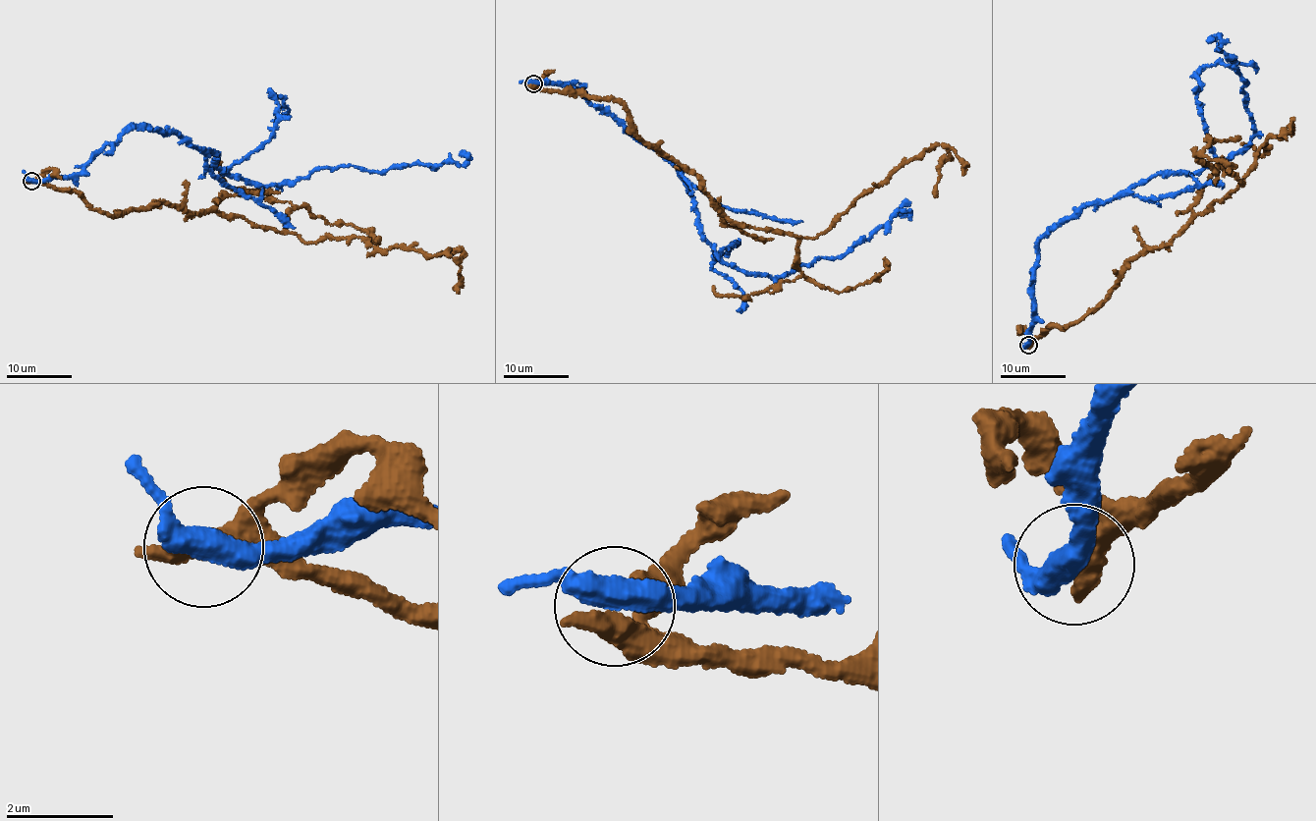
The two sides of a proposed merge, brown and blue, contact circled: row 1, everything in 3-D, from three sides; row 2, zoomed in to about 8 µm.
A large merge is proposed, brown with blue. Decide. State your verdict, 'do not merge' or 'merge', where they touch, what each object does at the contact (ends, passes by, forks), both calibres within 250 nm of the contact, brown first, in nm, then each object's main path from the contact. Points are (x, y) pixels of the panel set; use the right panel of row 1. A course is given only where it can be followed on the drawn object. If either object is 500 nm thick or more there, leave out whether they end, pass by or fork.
do not merge | (1028, 345) | 550/440 nm | brown via (1029, 345), (1054, 322), (1078, 319), (1129, 262), (1244, 183), (1195, 155), (1208, 140), (1240, 137) | blue via (1027, 345), (1038, 245), (1053, 228), (1252, 140), (1248, 82), (1218, 50), (1222, 38), (1211, 40)

